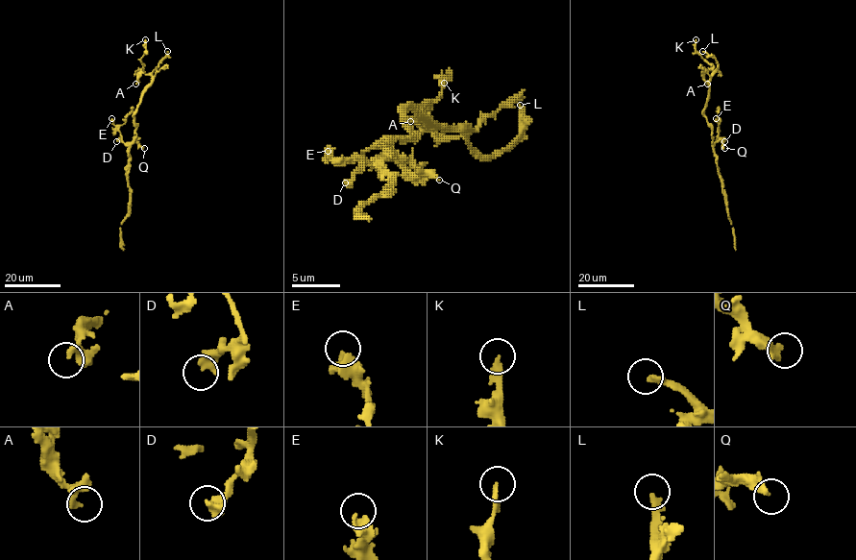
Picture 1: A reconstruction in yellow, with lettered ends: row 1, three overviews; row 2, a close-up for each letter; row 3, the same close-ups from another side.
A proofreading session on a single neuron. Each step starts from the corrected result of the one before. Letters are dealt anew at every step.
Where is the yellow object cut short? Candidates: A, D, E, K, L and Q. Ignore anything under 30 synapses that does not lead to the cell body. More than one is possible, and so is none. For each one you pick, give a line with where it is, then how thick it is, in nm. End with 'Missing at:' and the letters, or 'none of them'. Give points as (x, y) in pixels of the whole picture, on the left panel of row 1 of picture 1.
D: (116, 141) | 460 nm
K: (145, 39) | 220 nm
L: (167, 51) | 300 nm
Missing at: D, K, L

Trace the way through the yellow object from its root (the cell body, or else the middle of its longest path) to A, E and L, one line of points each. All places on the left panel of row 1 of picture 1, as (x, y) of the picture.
A: (134, 137), (136, 127), (134, 112), (152, 76), (141, 69), (135, 84)
E: (134, 137), (131, 143), (124, 143), (111, 118)
L: (134, 137), (136, 127), (134, 112), (141, 93), (151, 82), (152, 71), (167, 56), (167, 51)

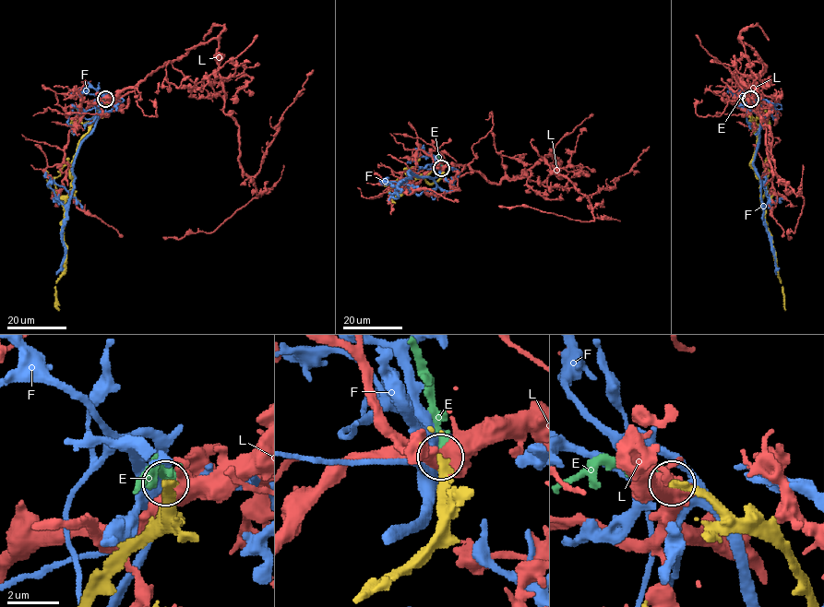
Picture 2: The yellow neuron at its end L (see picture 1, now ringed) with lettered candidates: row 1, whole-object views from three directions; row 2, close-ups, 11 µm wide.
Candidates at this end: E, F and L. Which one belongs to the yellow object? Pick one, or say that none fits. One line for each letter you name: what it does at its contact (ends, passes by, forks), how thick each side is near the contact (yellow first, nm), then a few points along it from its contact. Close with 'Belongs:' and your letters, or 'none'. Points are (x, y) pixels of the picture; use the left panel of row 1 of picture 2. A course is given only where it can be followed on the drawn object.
E: it ends | 340/460 nm
Belongs: E

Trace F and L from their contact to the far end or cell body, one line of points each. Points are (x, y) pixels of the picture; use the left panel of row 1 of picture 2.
F: (105, 100), (95, 127), (82, 143), (75, 160), (70, 200), (64, 204), (48, 184), (62, 185), (83, 208)
L: (105, 100), (218, 41), (224, 113), (239, 127), (239, 161), (258, 196), (212, 232), (162, 237)

